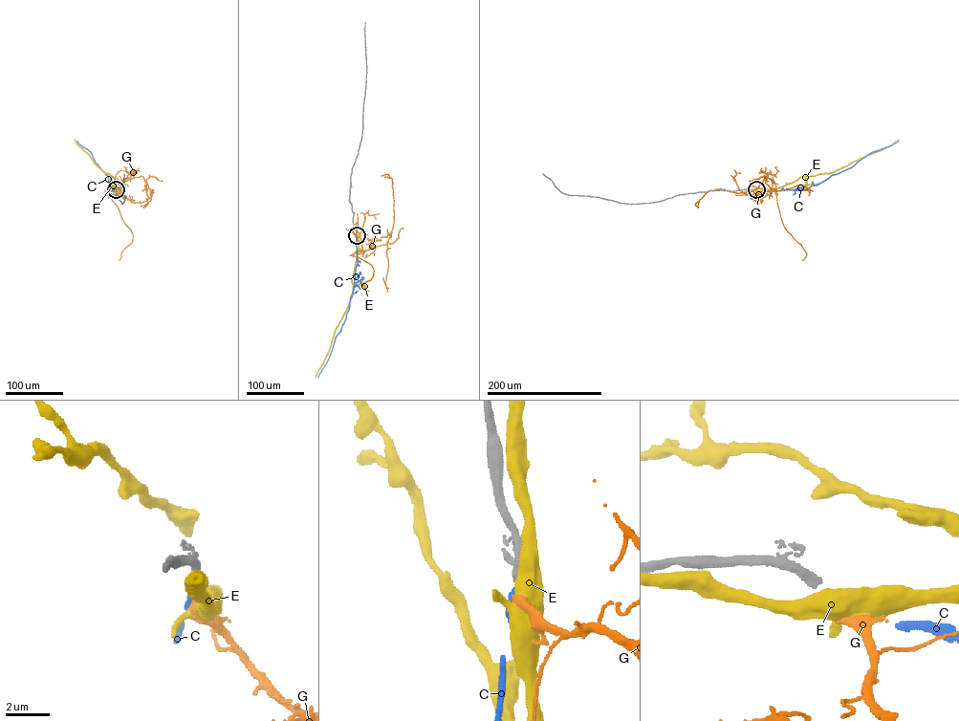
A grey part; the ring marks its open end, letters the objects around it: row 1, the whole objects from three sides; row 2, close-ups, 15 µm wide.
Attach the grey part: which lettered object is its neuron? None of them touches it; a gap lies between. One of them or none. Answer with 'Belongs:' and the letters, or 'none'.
Belongs: C

